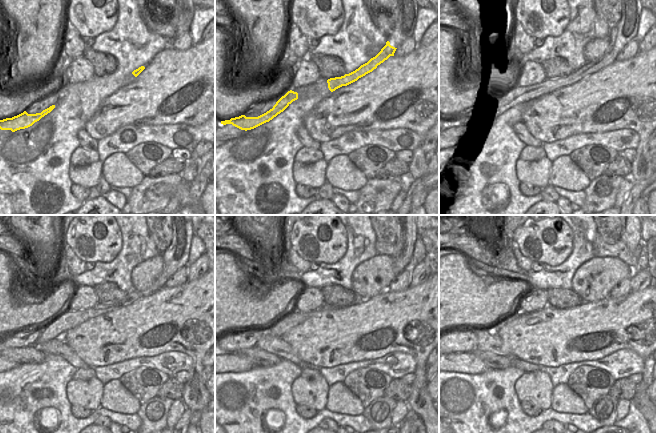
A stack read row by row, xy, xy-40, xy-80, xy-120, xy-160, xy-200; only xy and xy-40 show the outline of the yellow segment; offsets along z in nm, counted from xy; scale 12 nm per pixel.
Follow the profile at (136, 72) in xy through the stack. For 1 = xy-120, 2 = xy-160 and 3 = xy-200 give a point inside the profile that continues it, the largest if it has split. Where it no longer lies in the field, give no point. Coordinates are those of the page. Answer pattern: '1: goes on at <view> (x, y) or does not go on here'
1: goes on at xy-120 (68, 319)
2: goes on at xy-160 (291, 319)
3: goes on at xy-200 (518, 312)

